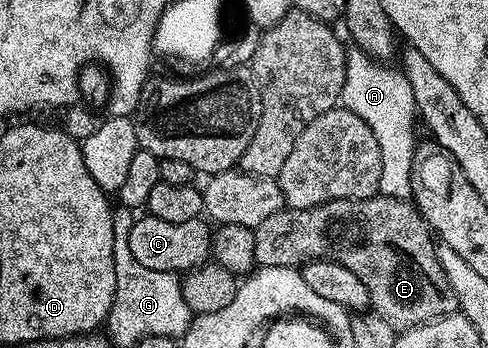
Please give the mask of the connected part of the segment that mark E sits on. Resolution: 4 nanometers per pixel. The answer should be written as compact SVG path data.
M379 194L365 200L331 200L313 208L289 208L270 214L266 222L254 229L254 254L261 268L303 266L312 260L333 260L346 270L354 270L370 294L371 311L377 312L395 330L413 328L449 315L454 308L448 276L436 257L437 243L433 233L416 211L415 203Z

